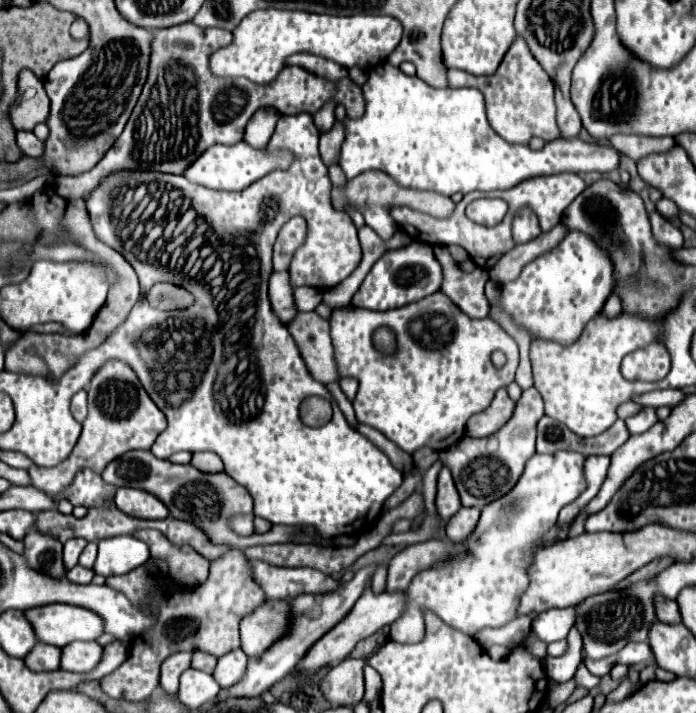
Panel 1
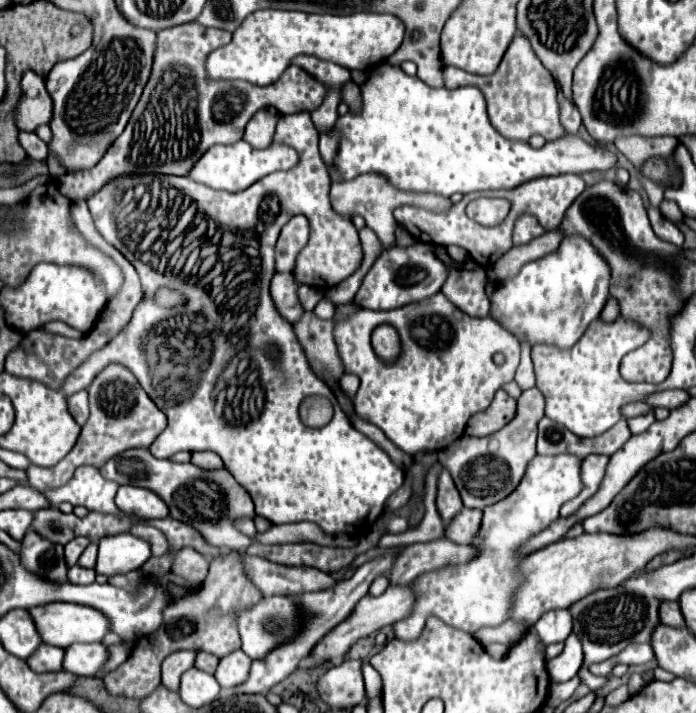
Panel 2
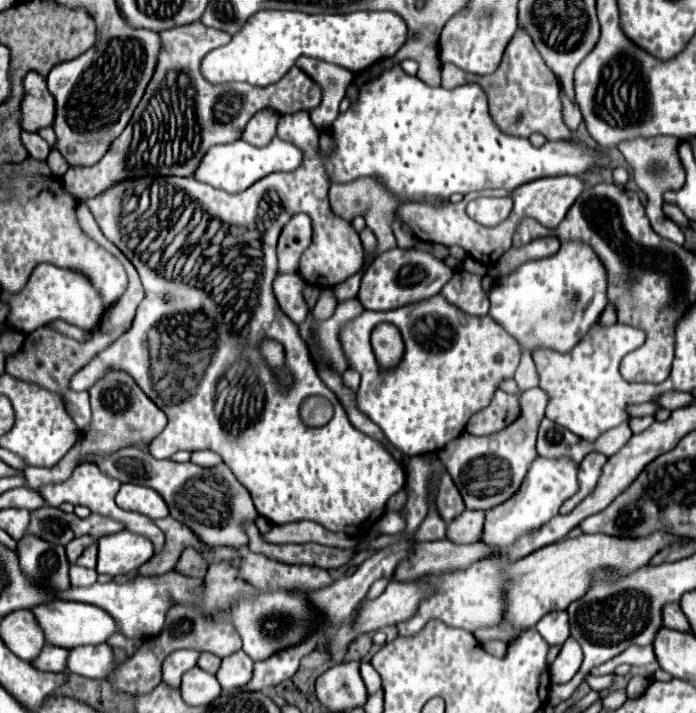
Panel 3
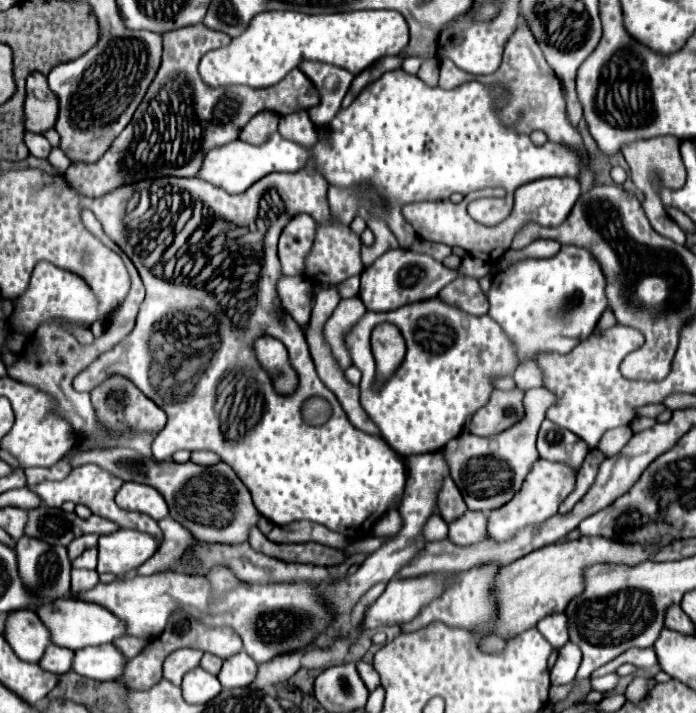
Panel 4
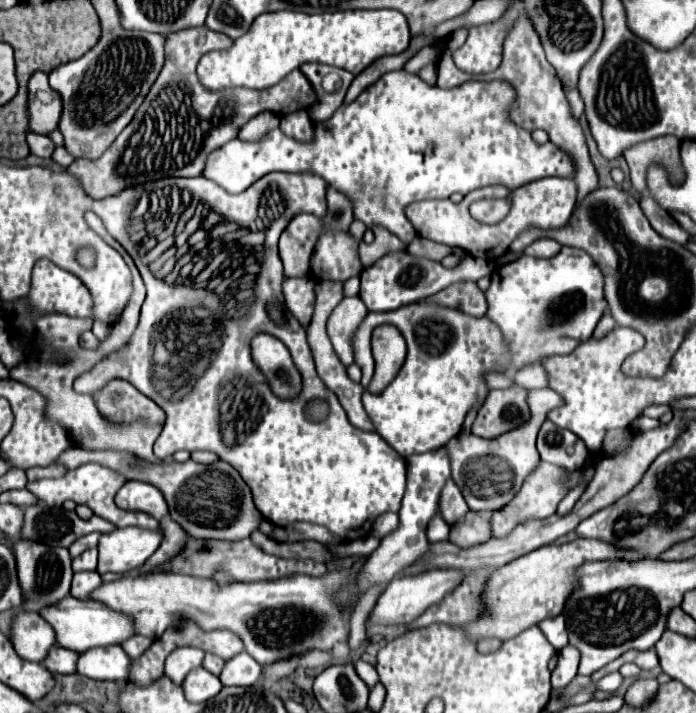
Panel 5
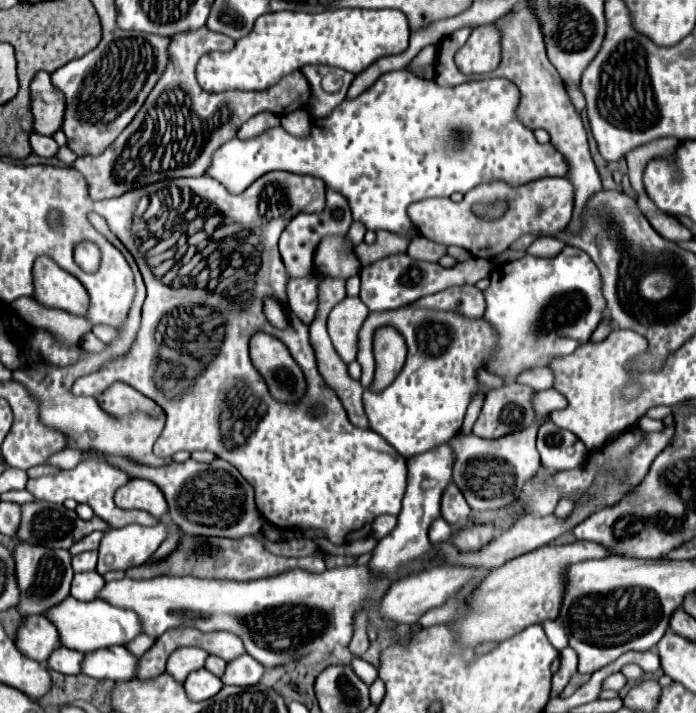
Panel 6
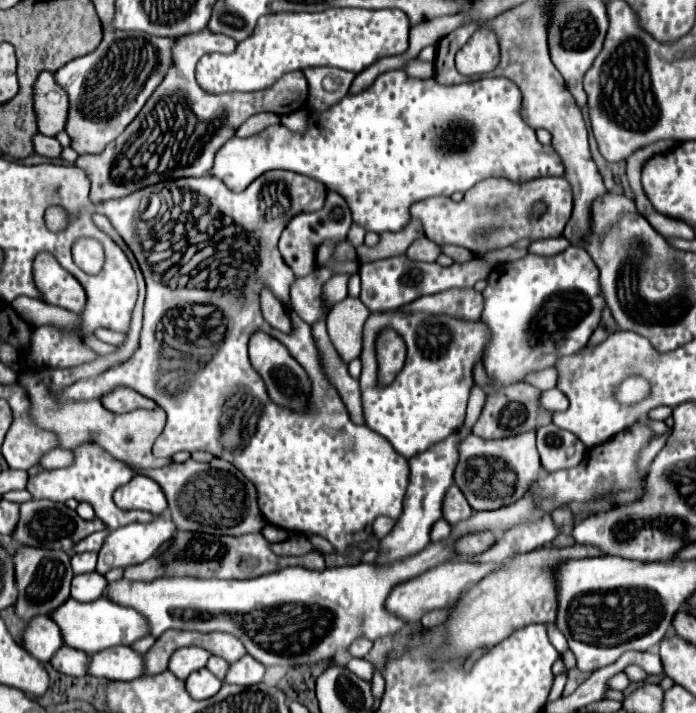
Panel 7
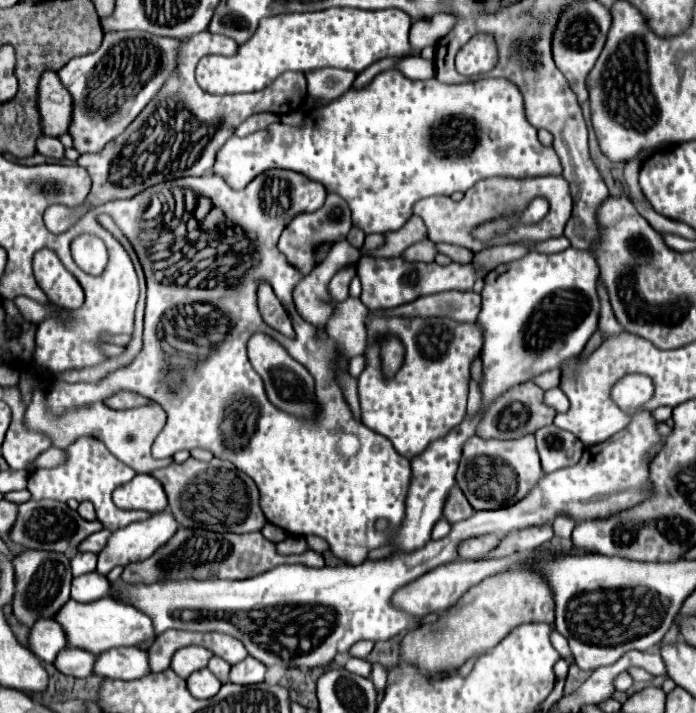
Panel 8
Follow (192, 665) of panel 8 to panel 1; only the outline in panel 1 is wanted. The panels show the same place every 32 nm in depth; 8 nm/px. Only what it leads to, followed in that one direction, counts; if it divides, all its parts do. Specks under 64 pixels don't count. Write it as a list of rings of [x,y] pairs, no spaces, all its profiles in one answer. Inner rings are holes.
[[[176,652],[168,656],[162,662],[162,672],[160,672],[160,686],[166,692],[178,692],[178,678],[184,670],[190,668],[192,662],[192,652]]]

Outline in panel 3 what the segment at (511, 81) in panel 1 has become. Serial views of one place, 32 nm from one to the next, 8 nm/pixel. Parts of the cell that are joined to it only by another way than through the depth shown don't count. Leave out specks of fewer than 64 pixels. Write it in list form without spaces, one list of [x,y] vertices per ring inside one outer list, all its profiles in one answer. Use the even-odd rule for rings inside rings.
[[[518,26],[516,34],[508,42],[502,64],[490,76],[466,76],[464,70],[456,68],[450,62],[442,64],[442,80],[440,80],[442,88],[456,88],[468,82],[476,82],[486,88],[490,96],[490,112],[504,132],[526,138],[532,132],[540,132],[548,140],[576,140],[576,134],[566,126],[562,116],[560,84],[522,26]]]

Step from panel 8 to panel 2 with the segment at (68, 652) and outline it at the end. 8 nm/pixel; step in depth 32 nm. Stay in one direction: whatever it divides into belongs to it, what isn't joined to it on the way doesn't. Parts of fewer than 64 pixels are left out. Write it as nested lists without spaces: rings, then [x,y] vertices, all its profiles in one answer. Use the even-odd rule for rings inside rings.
[[[44,644],[44,648],[40,648],[40,652],[32,656],[32,660],[28,660],[30,668],[36,672],[60,672],[64,670],[62,662],[64,662],[64,648],[50,644]]]

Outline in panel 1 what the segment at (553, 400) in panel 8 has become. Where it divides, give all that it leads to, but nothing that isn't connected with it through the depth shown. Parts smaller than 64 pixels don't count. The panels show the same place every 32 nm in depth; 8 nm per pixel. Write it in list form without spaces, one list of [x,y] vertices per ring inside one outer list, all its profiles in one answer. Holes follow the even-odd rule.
[[[528,388],[522,392],[516,402],[516,412],[504,428],[488,438],[470,438],[464,436],[444,452],[440,452],[440,460],[450,468],[456,488],[462,498],[462,506],[484,508],[486,504],[508,494],[516,482],[520,480],[526,462],[536,454],[536,424],[544,416],[544,400],[536,388]]]

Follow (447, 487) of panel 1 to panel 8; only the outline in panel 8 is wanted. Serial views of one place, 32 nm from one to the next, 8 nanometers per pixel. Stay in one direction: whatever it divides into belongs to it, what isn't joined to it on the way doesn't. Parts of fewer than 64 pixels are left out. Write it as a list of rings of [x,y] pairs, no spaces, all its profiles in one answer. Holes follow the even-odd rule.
[[[452,488],[448,500],[446,500],[446,506],[444,506],[444,518],[450,522],[450,524],[456,524],[460,520],[466,520],[474,514],[474,508],[470,506],[470,502],[466,500],[466,496],[462,494],[460,488]]]

